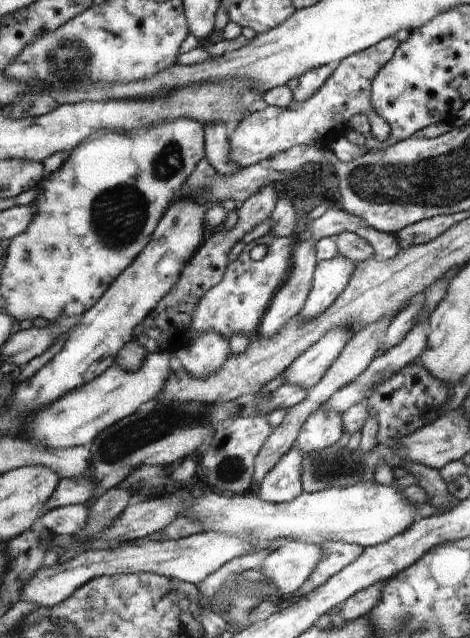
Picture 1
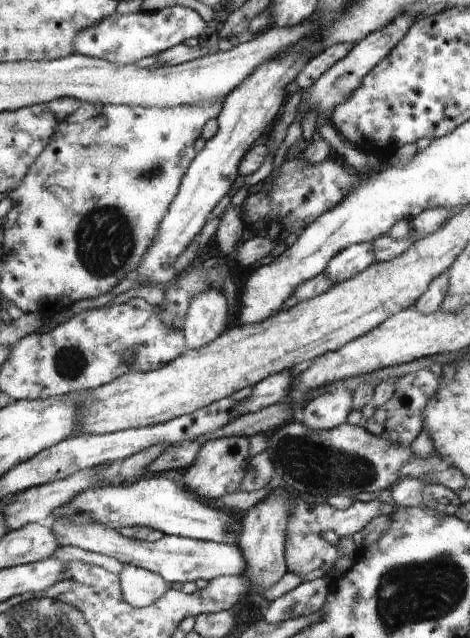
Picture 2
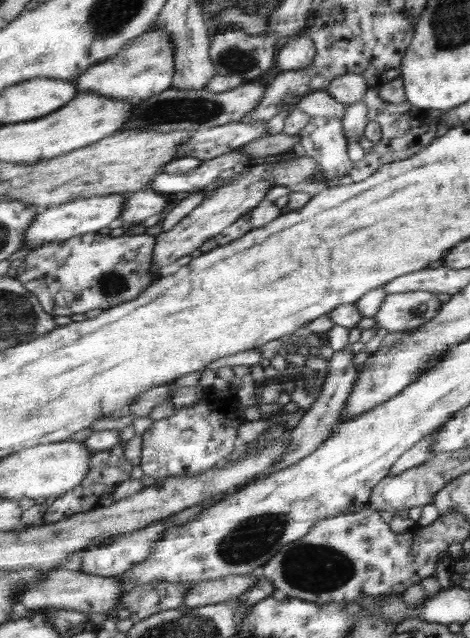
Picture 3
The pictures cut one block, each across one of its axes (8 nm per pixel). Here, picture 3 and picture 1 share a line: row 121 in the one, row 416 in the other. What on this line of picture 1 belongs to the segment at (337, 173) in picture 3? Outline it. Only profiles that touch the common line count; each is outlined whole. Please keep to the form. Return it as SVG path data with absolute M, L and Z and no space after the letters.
M322 405L306 420L296 445L304 454L314 454L337 445L343 432L343 414L324 410Z

